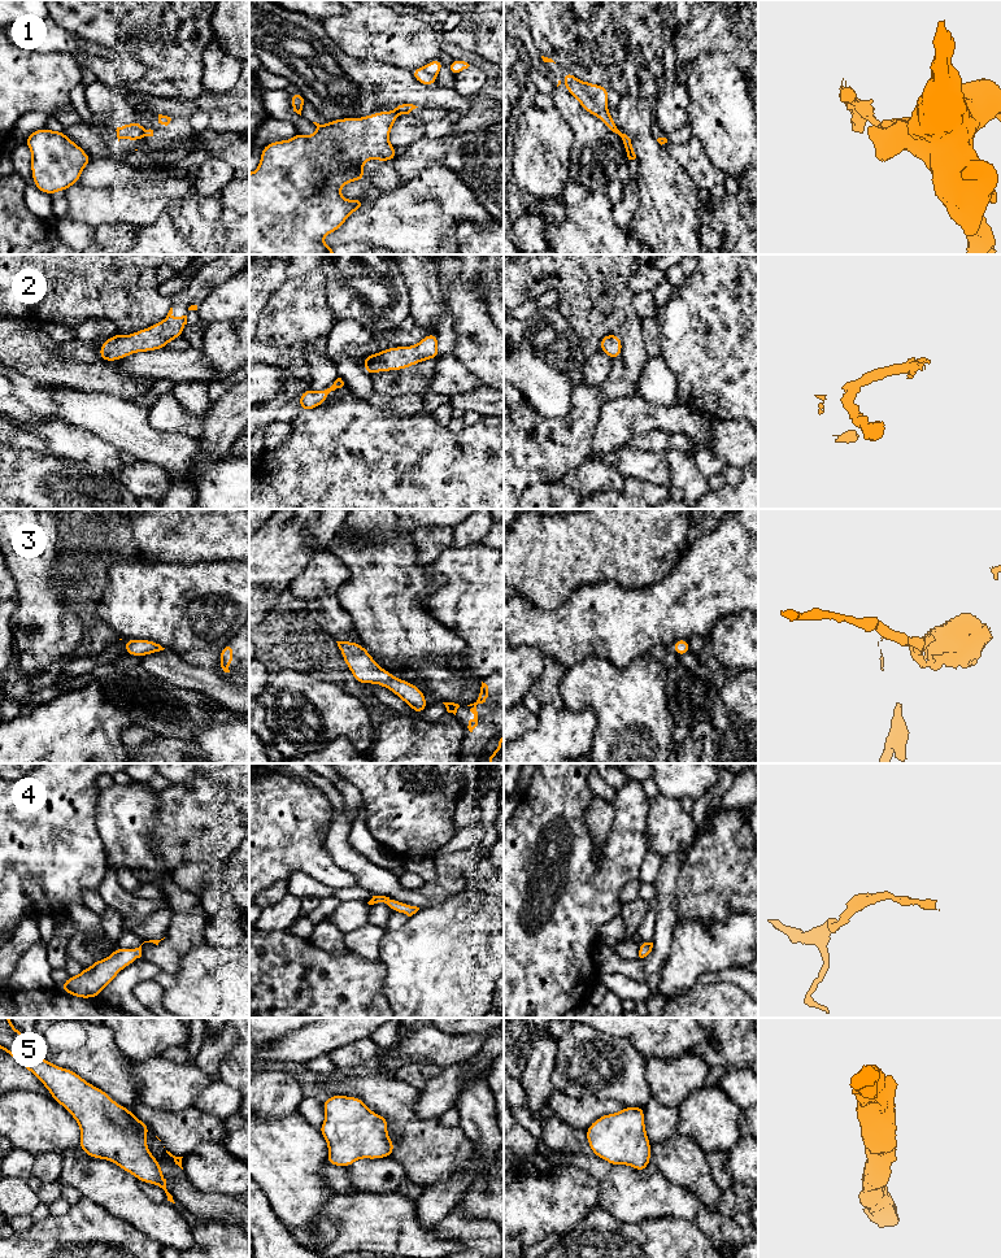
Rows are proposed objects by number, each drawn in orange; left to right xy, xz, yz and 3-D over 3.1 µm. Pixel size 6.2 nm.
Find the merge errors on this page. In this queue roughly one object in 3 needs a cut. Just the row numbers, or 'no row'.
1

